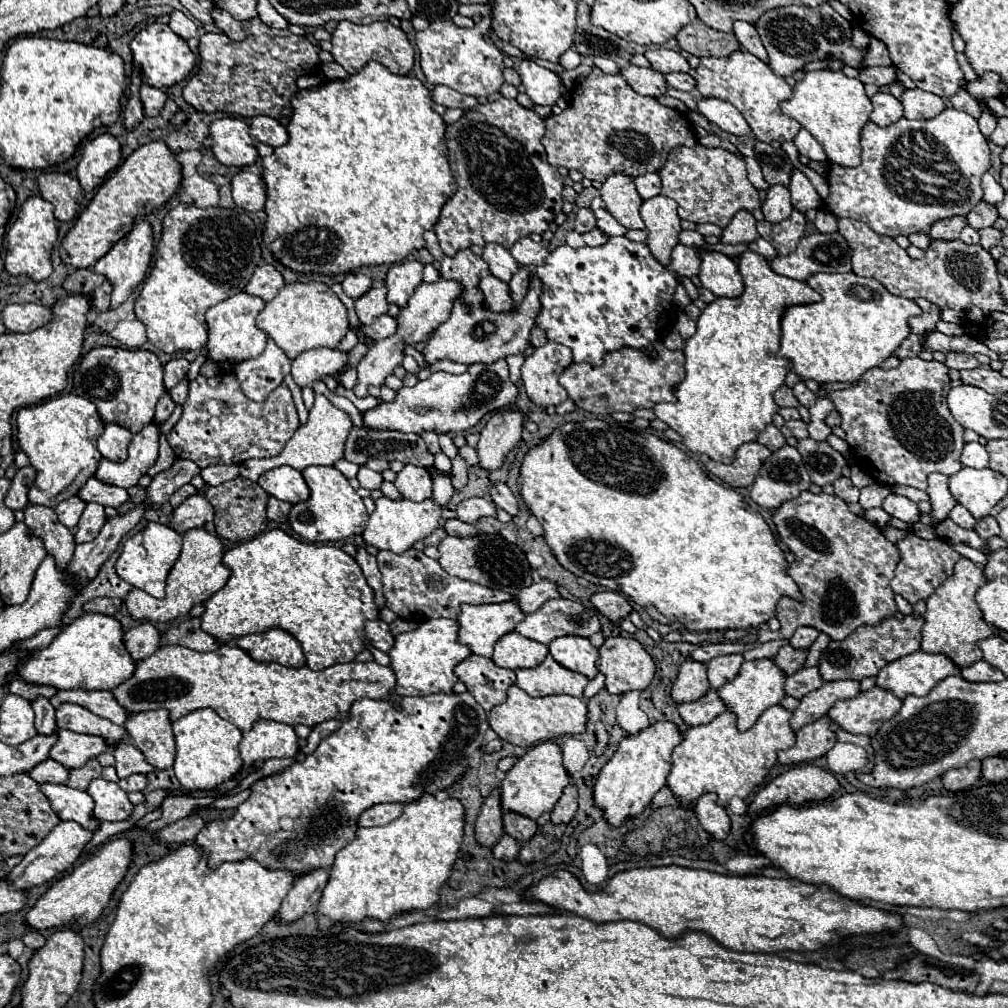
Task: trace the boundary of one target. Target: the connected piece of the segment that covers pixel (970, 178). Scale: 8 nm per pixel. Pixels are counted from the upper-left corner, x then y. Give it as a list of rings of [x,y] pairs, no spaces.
[[[953,107],[933,119],[899,119],[889,127],[867,123],[861,131],[861,165],[859,167],[829,167],[829,197],[825,205],[835,217],[851,217],[867,223],[875,233],[897,237],[911,233],[929,233],[931,225],[951,215],[967,215],[981,199],[981,175],[989,169],[989,145],[979,131],[977,121]]]

